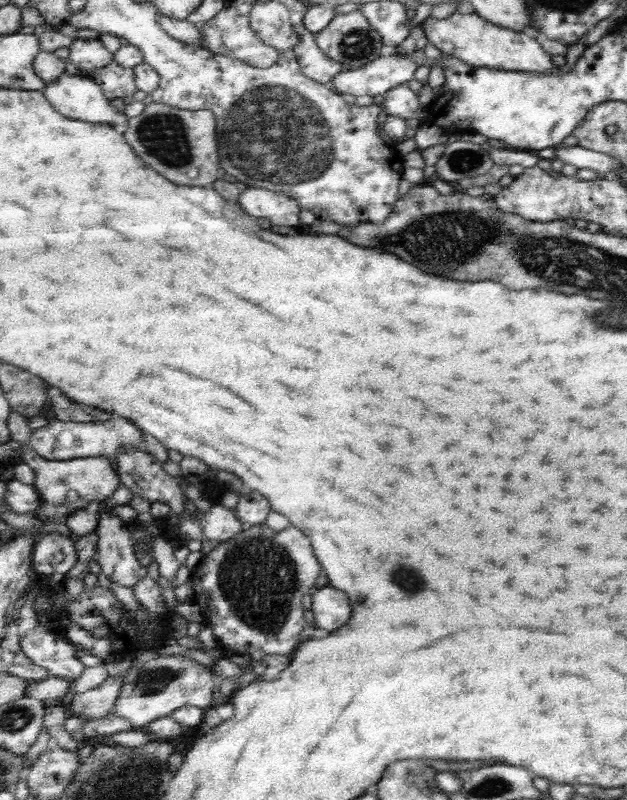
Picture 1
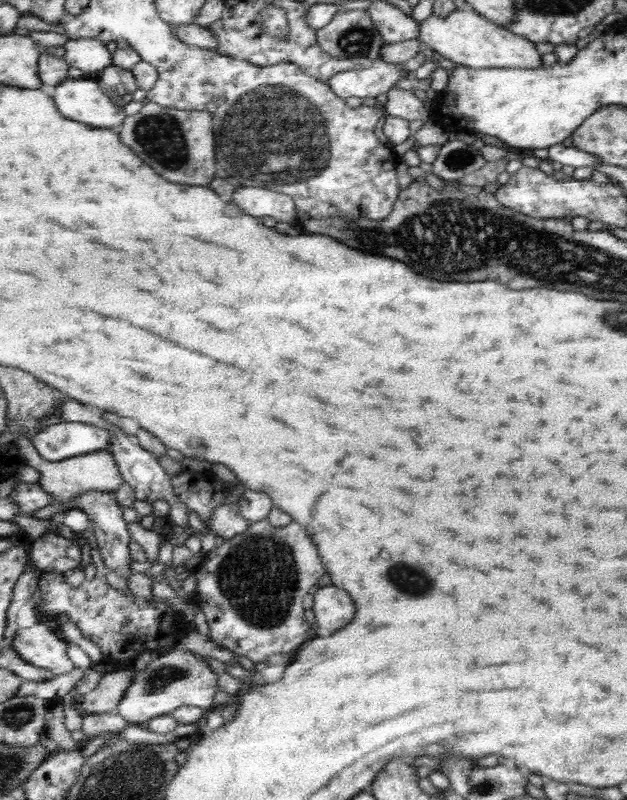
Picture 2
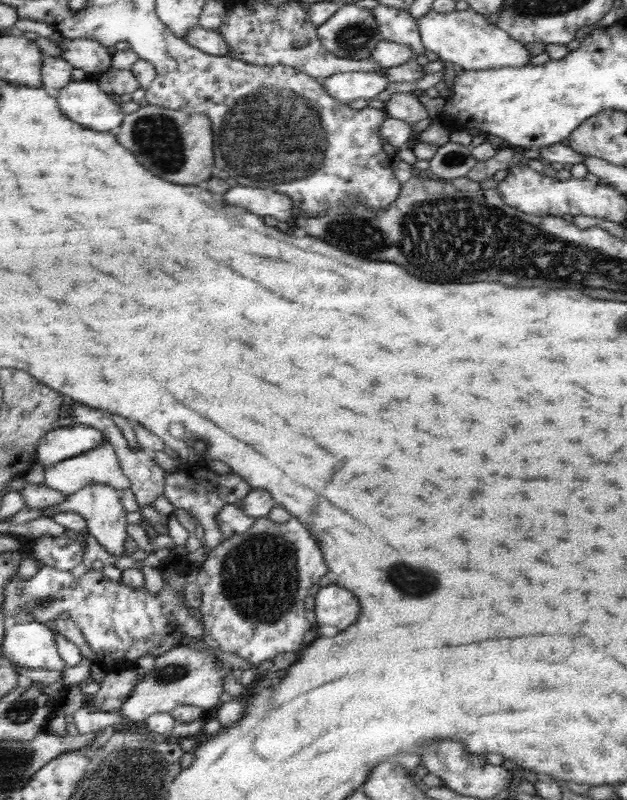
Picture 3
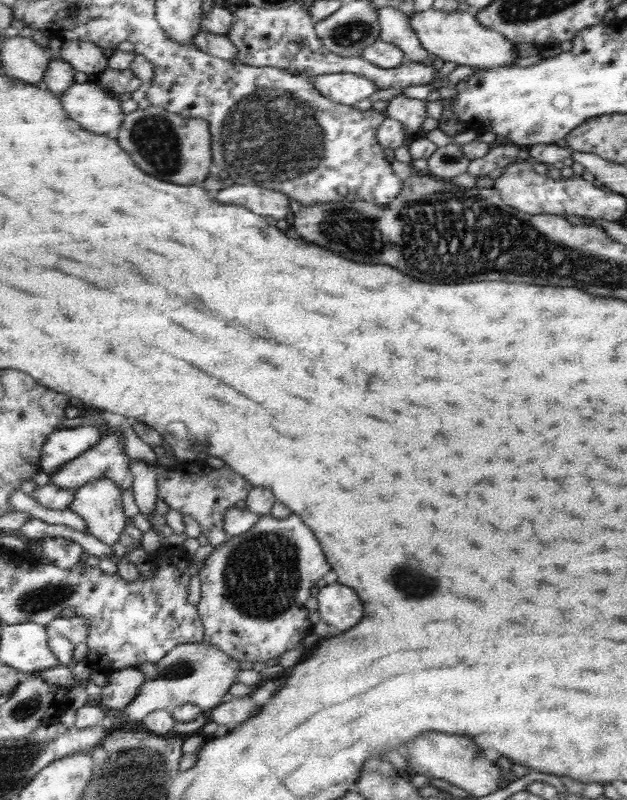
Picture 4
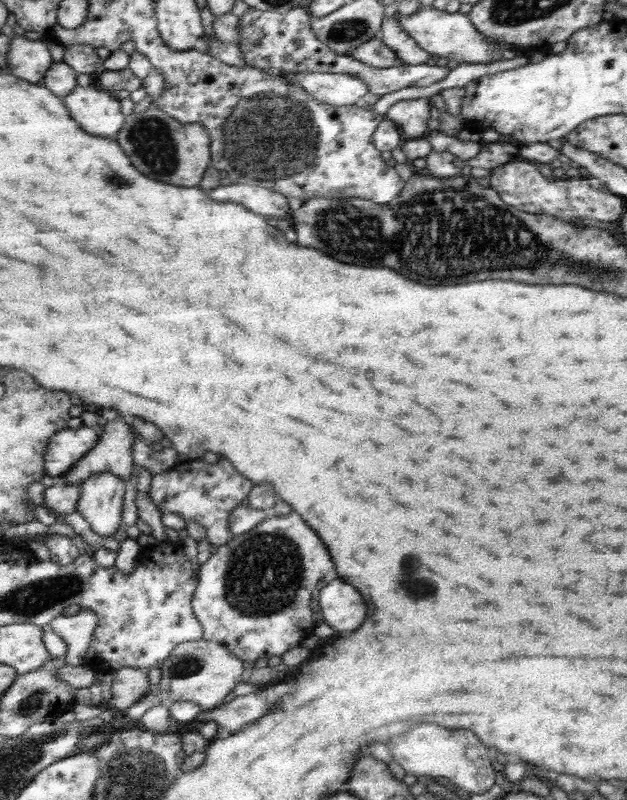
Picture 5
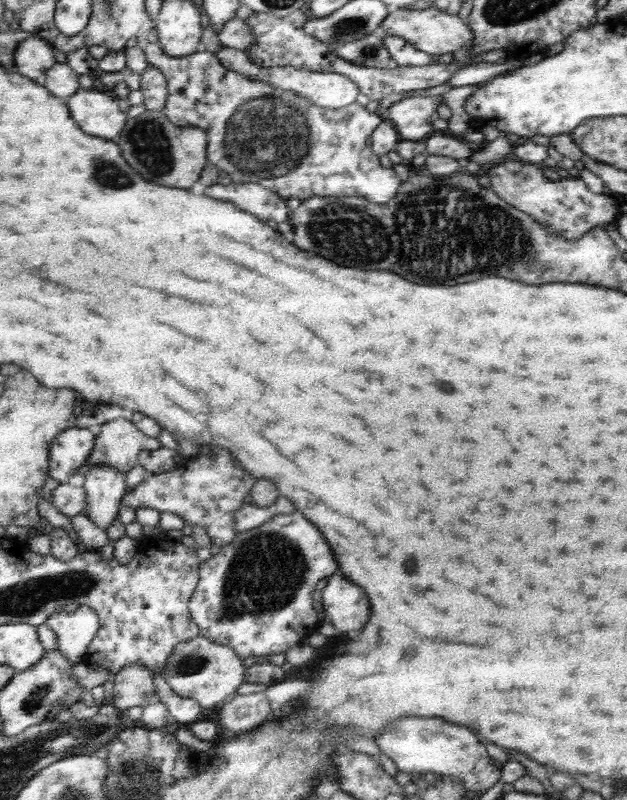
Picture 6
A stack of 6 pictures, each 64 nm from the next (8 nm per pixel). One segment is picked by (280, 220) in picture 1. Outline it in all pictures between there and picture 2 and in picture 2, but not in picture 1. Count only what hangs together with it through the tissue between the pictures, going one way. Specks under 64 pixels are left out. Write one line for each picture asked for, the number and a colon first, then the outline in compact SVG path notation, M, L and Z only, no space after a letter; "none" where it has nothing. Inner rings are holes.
2: M239 186L237 192L233 194L233 204L241 206L243 212L247 212L247 214L271 216L271 218L275 218L275 222L287 222L287 224L295 222L297 212L299 212L299 206L293 202L293 196L287 196L287 194L281 194L275 190L267 190L267 188L243 188L243 186Z

